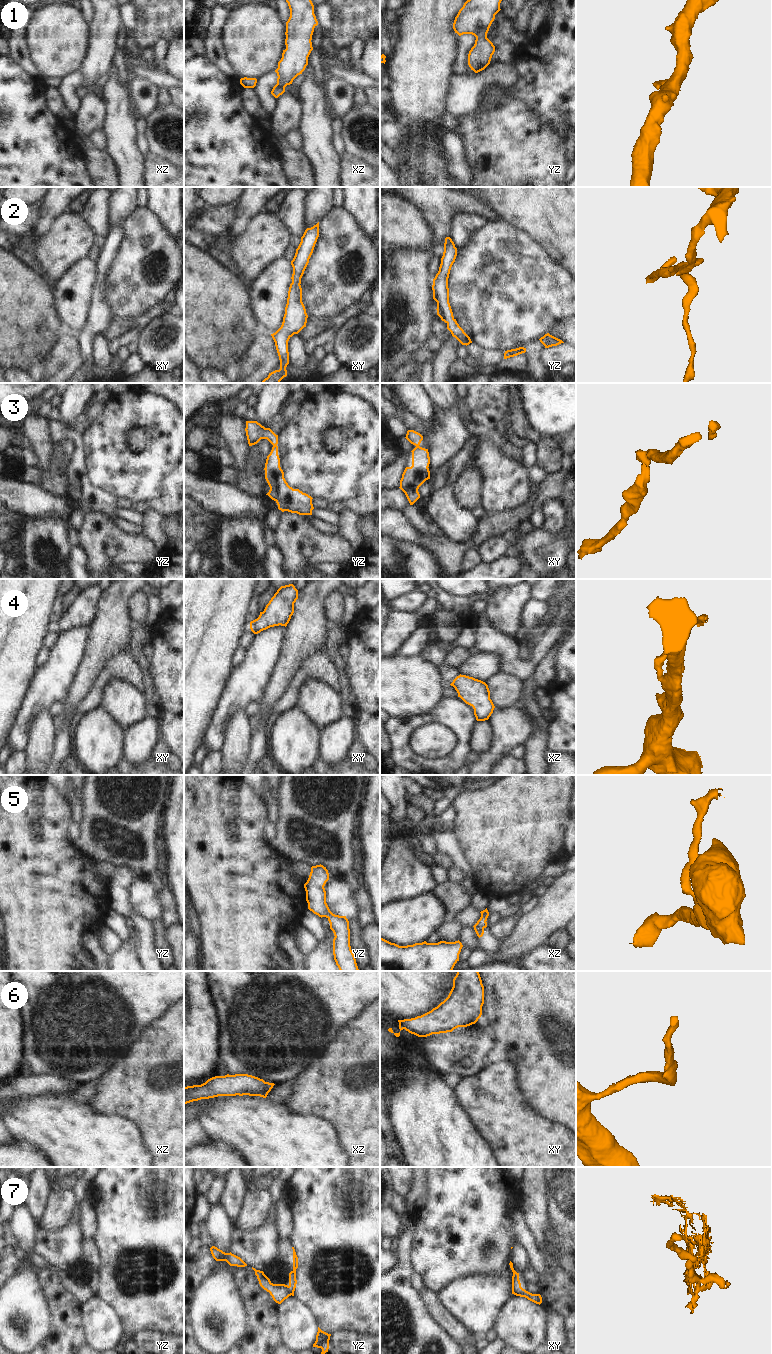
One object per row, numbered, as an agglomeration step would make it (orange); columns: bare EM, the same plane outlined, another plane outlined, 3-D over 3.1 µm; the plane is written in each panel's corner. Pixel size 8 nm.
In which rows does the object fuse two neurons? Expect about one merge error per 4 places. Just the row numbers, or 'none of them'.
7

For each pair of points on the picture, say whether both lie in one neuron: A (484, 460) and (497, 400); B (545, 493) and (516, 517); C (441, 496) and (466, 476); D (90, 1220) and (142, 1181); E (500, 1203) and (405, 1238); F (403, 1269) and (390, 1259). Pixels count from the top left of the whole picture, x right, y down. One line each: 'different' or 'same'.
A: same
B: same
C: different
D: different
E: different
F: different

